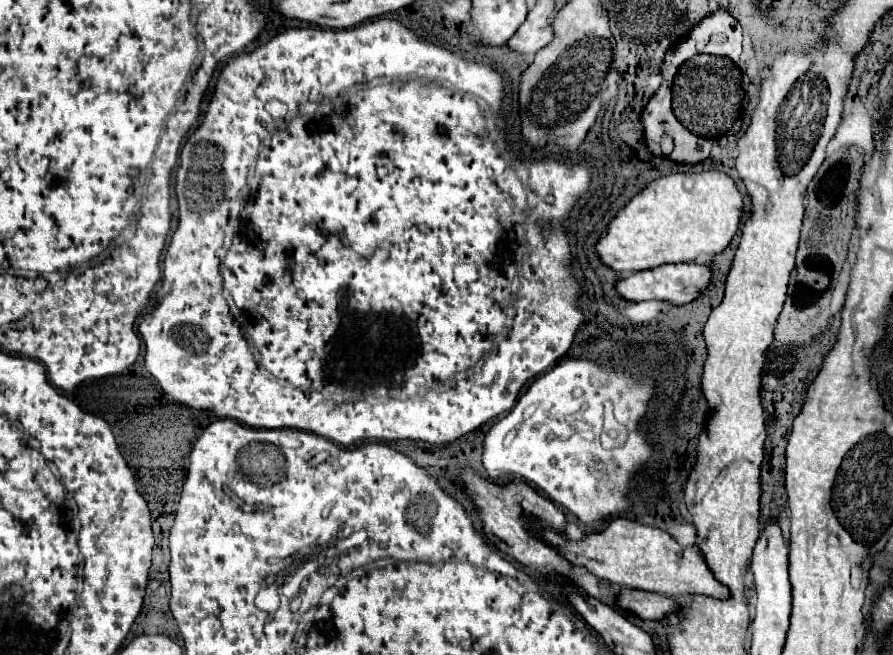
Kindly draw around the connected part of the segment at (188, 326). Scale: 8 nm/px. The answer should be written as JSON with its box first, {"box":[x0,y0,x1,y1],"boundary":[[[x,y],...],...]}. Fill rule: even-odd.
{"box":[139,19,591,447],"boundary":[[[375,19],[375,21],[367,21],[367,23],[361,23],[361,25],[357,25],[357,27],[351,27],[351,29],[325,29],[325,27],[305,27],[305,29],[287,29],[287,31],[283,31],[283,33],[279,33],[279,35],[277,35],[277,37],[273,37],[273,39],[271,39],[271,41],[269,41],[269,43],[265,43],[265,45],[261,45],[261,47],[257,47],[257,49],[255,49],[255,51],[251,51],[251,53],[243,53],[243,55],[237,55],[237,57],[235,57],[235,59],[231,59],[231,61],[229,61],[229,63],[227,63],[227,65],[225,65],[225,69],[223,69],[223,71],[221,71],[221,75],[219,75],[219,81],[217,81],[217,89],[215,89],[215,95],[213,95],[213,99],[211,99],[211,101],[209,101],[209,107],[207,107],[207,115],[205,115],[205,117],[203,117],[203,123],[201,123],[201,125],[199,125],[199,127],[197,127],[197,129],[195,129],[195,131],[193,131],[193,133],[191,133],[191,135],[189,135],[189,137],[187,137],[187,141],[185,141],[185,145],[183,145],[183,151],[181,151],[181,165],[179,165],[179,169],[177,169],[177,173],[175,173],[175,191],[177,191],[177,199],[179,199],[179,227],[177,227],[177,231],[175,231],[175,233],[173,233],[173,237],[171,237],[171,243],[169,243],[169,247],[167,247],[167,255],[165,255],[165,261],[163,261],[163,283],[161,283],[161,289],[159,289],[159,291],[157,291],[157,299],[155,299],[155,305],[153,305],[153,309],[149,309],[149,313],[147,313],[147,315],[145,315],[145,317],[143,317],[143,319],[141,319],[141,323],[139,323],[139,333],[141,333],[141,335],[143,335],[143,341],[145,341],[145,345],[147,345],[147,353],[145,353],[145,367],[147,367],[147,371],[149,371],[149,373],[151,373],[151,375],[153,375],[153,379],[155,379],[155,381],[157,381],[157,383],[159,383],[159,385],[161,385],[161,389],[163,389],[163,391],[165,391],[165,394],[166,394],[166,395],[169,395],[169,397],[171,397],[171,399],[175,399],[175,401],[177,401],[177,403],[179,403],[179,405],[185,405],[185,407],[191,407],[191,409],[199,409],[199,411],[213,411],[213,413],[215,413],[215,415],[217,415],[217,417],[229,417],[229,419],[237,419],[237,421],[239,421],[239,423],[245,423],[245,425],[249,425],[249,427],[255,427],[255,429],[259,429],[259,427],[263,427],[263,429],[283,429],[283,427],[287,427],[287,429],[301,429],[301,431],[309,431],[309,433],[315,433],[315,435],[319,435],[319,437],[325,437],[325,439],[329,439],[329,441],[337,441],[337,443],[341,443],[341,445],[345,445],[345,447],[351,447],[351,445],[353,445],[353,443],[357,443],[357,442],[359,442],[359,441],[362,441],[362,442],[367,442],[367,440],[368,440],[368,442],[384,442],[384,441],[385,441],[385,440],[389,440],[389,441],[399,441],[399,439],[413,439],[413,441],[427,441],[427,443],[433,443],[433,445],[441,445],[441,443],[451,443],[451,441],[455,441],[455,439],[459,439],[459,437],[461,437],[461,435],[467,435],[467,433],[471,433],[471,431],[475,431],[475,429],[479,429],[479,427],[481,427],[481,425],[485,425],[485,423],[487,423],[487,421],[489,421],[489,419],[493,419],[493,417],[497,417],[497,415],[501,415],[501,413],[505,413],[505,411],[509,411],[509,409],[511,409],[511,407],[513,407],[513,405],[515,405],[515,401],[517,401],[517,395],[519,395],[519,391],[521,391],[521,387],[523,387],[523,385],[525,385],[525,383],[527,383],[527,381],[529,381],[529,377],[537,377],[537,375],[539,375],[539,373],[543,373],[543,371],[547,371],[547,369],[549,369],[549,367],[551,367],[551,365],[553,365],[553,363],[555,363],[555,361],[557,361],[557,359],[559,359],[559,357],[563,357],[563,355],[565,355],[565,353],[567,353],[567,349],[569,349],[569,347],[571,347],[571,343],[573,343],[573,339],[575,339],[575,333],[577,333],[577,329],[579,329],[579,327],[581,327],[581,325],[583,325],[583,323],[585,323],[585,315],[583,315],[583,311],[581,311],[581,307],[579,307],[579,301],[581,301],[581,293],[583,293],[583,289],[581,289],[581,285],[579,285],[579,283],[577,283],[577,281],[575,281],[575,277],[573,277],[573,273],[571,273],[571,259],[573,259],[573,253],[571,253],[571,247],[569,247],[569,231],[567,231],[567,227],[565,227],[565,221],[567,221],[567,219],[569,219],[569,213],[571,213],[571,209],[573,209],[573,207],[575,207],[575,205],[577,205],[577,201],[579,201],[579,199],[581,199],[581,195],[585,195],[585,193],[587,193],[587,191],[589,191],[589,185],[591,185],[591,171],[589,171],[589,167],[585,167],[585,165],[583,165],[583,163],[573,163],[573,161],[569,161],[569,159],[543,159],[543,161],[531,161],[531,162],[530,162],[530,163],[525,163],[525,162],[523,162],[523,161],[521,161],[521,160],[520,160],[520,159],[519,159],[519,158],[517,158],[517,157],[516,157],[516,155],[515,155],[515,154],[514,154],[514,152],[513,152],[513,151],[511,151],[511,150],[510,150],[510,148],[509,148],[509,152],[508,152],[508,150],[507,150],[507,144],[506,144],[506,142],[505,142],[505,139],[504,139],[504,135],[503,135],[503,134],[501,134],[501,131],[500,131],[500,130],[501,130],[501,129],[504,129],[504,127],[505,127],[505,120],[504,120],[504,118],[503,118],[503,117],[502,117],[502,116],[501,116],[501,114],[500,114],[500,111],[501,111],[501,109],[502,109],[502,103],[503,103],[503,98],[504,98],[504,97],[505,97],[505,89],[503,89],[503,79],[501,79],[501,75],[499,75],[499,73],[497,73],[497,71],[495,71],[495,69],[493,69],[493,67],[491,67],[491,65],[485,65],[485,63],[477,63],[477,61],[467,61],[467,59],[463,59],[463,57],[459,57],[459,55],[455,55],[455,53],[453,53],[453,51],[449,51],[449,49],[445,49],[445,47],[443,47],[443,45],[435,45],[435,43],[433,43],[433,41],[431,41],[431,39],[427,39],[427,37],[423,37],[423,35],[419,35],[419,33],[415,33],[415,31],[413,31],[413,29],[409,29],[409,27],[405,27],[405,25],[403,25],[403,23],[401,23],[401,21],[395,21],[395,19]],[[377,77],[383,77],[383,79],[413,79],[413,81],[405,81],[405,83],[379,83],[379,85],[375,85],[375,86],[374,86],[374,87],[366,87],[366,88],[364,88],[364,89],[361,89],[361,90],[359,90],[359,91],[358,91],[358,92],[357,92],[357,94],[356,94],[356,95],[344,95],[344,94],[346,94],[346,93],[347,93],[347,91],[348,91],[348,90],[349,90],[349,87],[355,87],[355,85],[357,85],[357,83],[369,83],[369,81],[371,81],[371,79],[377,79]],[[323,95],[337,95],[337,97],[333,97],[333,99],[325,99],[325,103],[321,103],[321,107],[317,107],[317,115],[309,115],[309,111],[313,111],[313,105],[311,105],[311,101],[315,101],[315,103],[316,103],[316,104],[318,104],[318,103],[319,103],[319,98],[320,98],[320,99],[321,99],[321,98],[323,98]],[[291,119],[293,119],[293,123],[289,123],[289,131],[277,131],[277,121],[275,121],[275,120],[281,120],[281,121],[280,121],[280,122],[279,122],[279,125],[285,125],[285,120],[286,120],[286,121],[291,121]],[[467,139],[469,139],[469,149],[473,149],[473,157],[467,157]],[[527,170],[529,170],[529,171],[531,171],[531,177],[529,177],[529,189],[530,189],[530,190],[531,190],[531,191],[533,191],[533,193],[535,193],[535,195],[537,195],[537,197],[539,197],[539,203],[537,203],[537,201],[536,201],[536,196],[534,196],[534,194],[531,194],[531,193],[530,193],[530,194],[529,194],[529,195],[528,195],[528,193],[527,193],[527,190],[526,190],[526,188],[525,188],[525,184],[524,184],[524,182],[523,182],[523,181],[522,181],[522,180],[521,180],[521,179],[520,179],[520,175],[517,175],[517,173],[516,173],[516,171],[527,171]],[[536,203],[537,203],[537,207],[535,207],[535,211],[533,211],[533,213],[532,213],[532,211],[528,211],[528,208],[529,208],[529,207],[527,207],[527,206],[532,206],[532,207],[533,207],[533,206],[535,206],[535,204],[536,204]],[[530,217],[531,217],[531,225],[529,225],[529,227],[527,227],[527,228],[525,228],[525,221],[527,221],[527,219],[529,219],[529,218],[530,218]],[[226,227],[237,227],[237,229],[235,229],[235,235],[233,235],[233,239],[231,239],[231,247],[229,247],[229,249],[227,249],[227,255],[225,255],[225,257],[223,257],[223,261],[221,261],[221,259],[219,259],[219,256],[218,256],[218,255],[217,255],[217,250],[219,250],[219,247],[221,247],[221,245],[222,245],[222,246],[223,246],[223,244],[224,244],[224,242],[227,242],[227,239],[228,239],[228,238],[227,238],[227,232],[226,232]],[[528,241],[529,241],[529,245],[531,245],[531,253],[529,253],[529,257],[527,257],[527,261],[525,261],[525,270],[523,270],[523,268],[521,268],[521,261],[522,261],[522,259],[523,259],[523,256],[524,256],[524,254],[525,254],[525,253],[526,253],[526,250],[527,250],[527,247],[528,247],[528,246],[529,246],[529,245],[528,245],[528,244],[527,244],[527,242],[528,242]],[[219,261],[221,261],[221,263],[223,263],[223,267],[225,267],[225,271],[223,271],[223,277],[221,277],[221,273],[219,273]],[[520,272],[525,272],[525,274],[524,274],[524,275],[525,275],[525,279],[523,279],[523,287],[521,287],[521,291],[519,291],[519,295],[521,295],[521,301],[517,301],[517,303],[515,303],[515,309],[517,309],[517,315],[515,315],[515,321],[513,321],[513,327],[511,327],[511,331],[509,331],[509,337],[508,337],[508,325],[507,325],[507,315],[505,315],[505,313],[503,313],[503,311],[501,311],[501,299],[505,299],[505,295],[509,295],[509,293],[511,293],[511,281],[513,281],[513,279],[514,279],[514,278],[516,278],[516,276],[517,276],[517,275],[518,275],[518,274],[520,274]],[[223,287],[225,287],[225,289],[227,289],[227,291],[229,291],[229,293],[231,293],[231,297],[233,297],[233,301],[235,301],[235,305],[237,305],[237,309],[239,309],[239,317],[237,317],[237,321],[239,321],[239,325],[241,325],[241,329],[243,329],[243,331],[245,331],[245,333],[247,333],[247,337],[249,337],[249,339],[251,339],[251,345],[253,345],[253,347],[255,347],[255,349],[257,349],[257,351],[259,351],[259,355],[261,355],[261,363],[265,363],[265,369],[267,369],[267,371],[269,371],[269,373],[273,373],[273,377],[277,377],[277,379],[281,379],[281,381],[289,381],[289,383],[291,383],[291,385],[295,385],[295,387],[297,387],[297,389],[295,389],[295,387],[291,387],[291,385],[281,385],[281,383],[279,383],[279,381],[273,381],[273,379],[269,379],[269,375],[267,375],[267,373],[265,373],[265,371],[263,371],[263,369],[259,369],[259,365],[257,365],[257,363],[255,363],[255,359],[253,359],[253,353],[251,353],[251,351],[249,351],[249,343],[247,343],[247,341],[245,341],[245,337],[243,337],[243,335],[241,335],[241,329],[239,329],[239,325],[237,325],[237,323],[235,323],[235,321],[233,321],[233,317],[231,317],[231,313],[229,313],[229,307],[227,307],[227,303],[225,303],[225,299],[223,299]],[[479,369],[481,369],[481,373],[477,373],[477,375],[471,375],[471,377],[469,377],[469,379],[459,379],[459,381],[457,381],[457,383],[455,383],[455,387],[445,387],[445,383],[447,383],[447,381],[451,381],[451,379],[455,379],[455,375],[459,375],[459,373],[465,373],[465,371],[469,371],[469,373],[473,373],[473,371],[479,371]],[[325,385],[330,385],[330,389],[331,389],[331,391],[334,391],[334,390],[335,390],[335,393],[336,393],[336,389],[335,389],[335,387],[345,387],[345,389],[351,389],[351,391],[361,391],[361,393],[363,393],[363,391],[369,391],[369,389],[375,389],[375,387],[381,387],[381,396],[374,396],[374,395],[372,395],[372,396],[371,396],[371,405],[367,405],[367,403],[363,403],[363,402],[364,402],[364,401],[365,401],[365,402],[367,402],[367,401],[368,401],[368,399],[367,399],[367,398],[366,398],[366,397],[358,397],[358,398],[357,398],[357,399],[358,399],[358,400],[357,400],[357,403],[345,403],[345,402],[344,402],[344,396],[336,396],[336,395],[335,395],[335,396],[334,396],[334,395],[333,395],[333,398],[330,398],[330,399],[333,399],[333,400],[334,400],[334,401],[327,401],[327,399],[323,399],[323,395],[321,395],[321,389],[323,389],[323,387],[325,387]]]}

